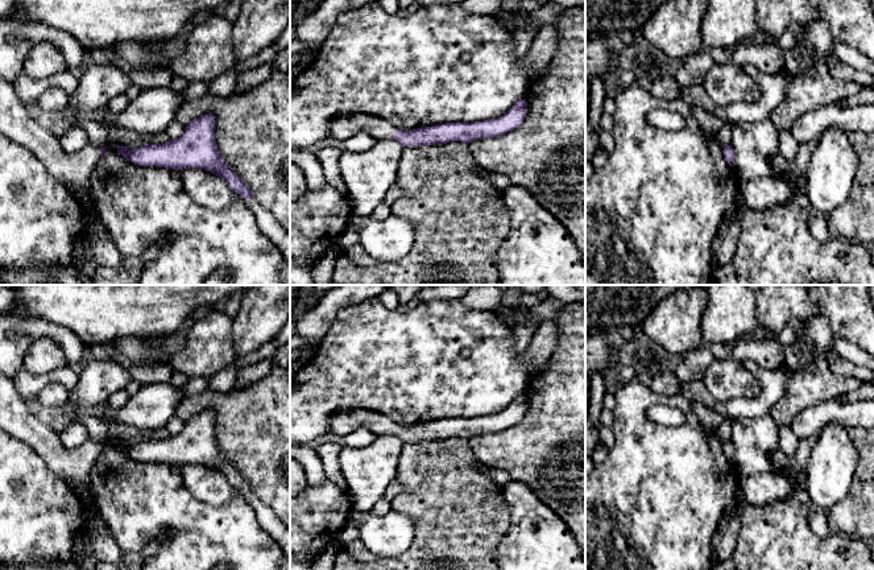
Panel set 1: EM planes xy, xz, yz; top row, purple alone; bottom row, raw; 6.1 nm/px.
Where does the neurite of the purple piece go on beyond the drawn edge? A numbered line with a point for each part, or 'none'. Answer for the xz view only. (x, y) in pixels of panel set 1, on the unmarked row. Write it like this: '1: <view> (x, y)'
1: xz (342, 424)

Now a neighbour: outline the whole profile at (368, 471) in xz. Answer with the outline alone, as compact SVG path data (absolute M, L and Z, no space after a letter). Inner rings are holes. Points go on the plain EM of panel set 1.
M394 434L377 435L361 449L343 446L339 460L348 492L357 509L370 512L398 474L402 439Z

